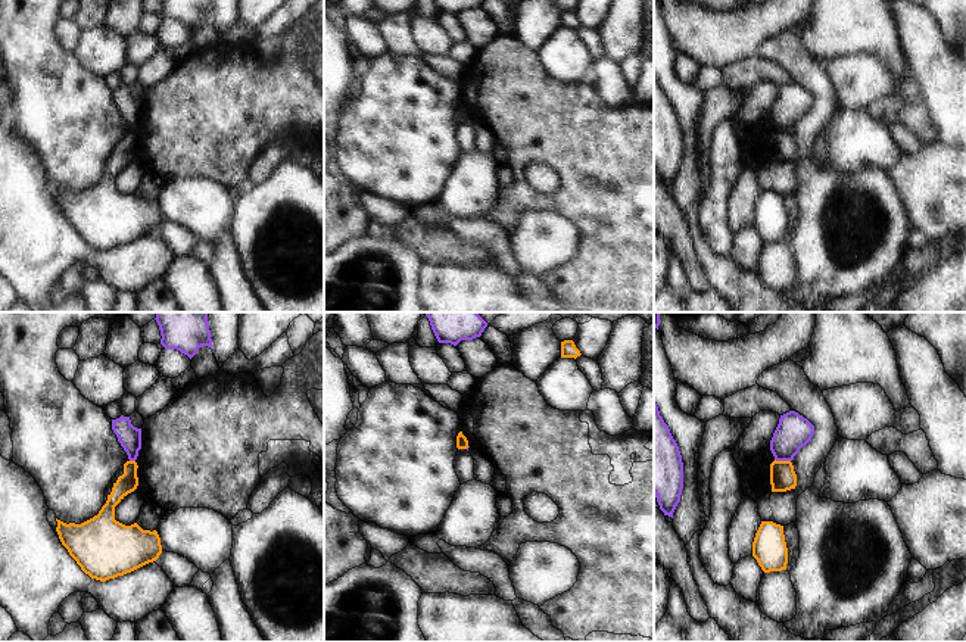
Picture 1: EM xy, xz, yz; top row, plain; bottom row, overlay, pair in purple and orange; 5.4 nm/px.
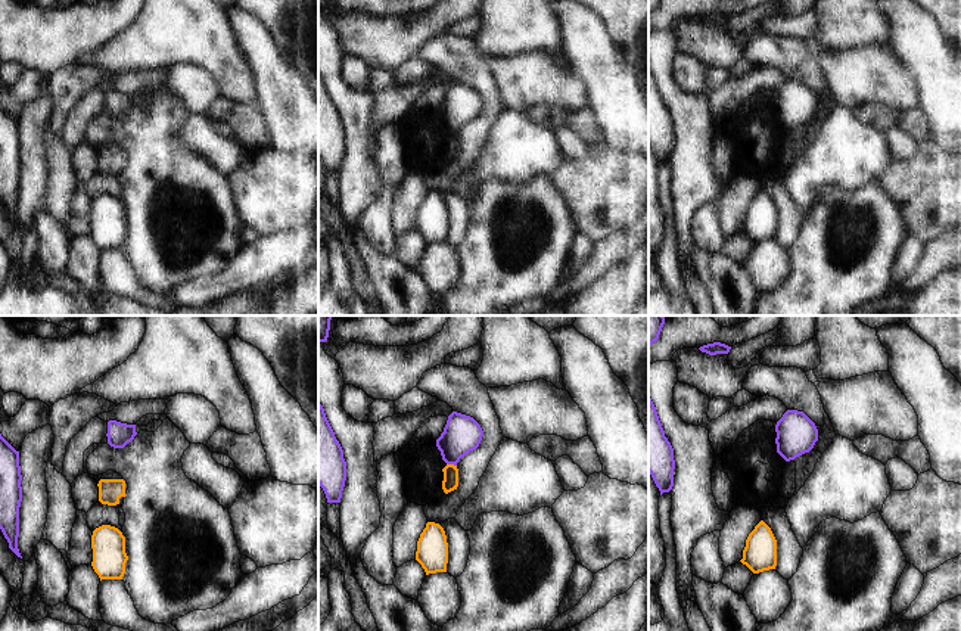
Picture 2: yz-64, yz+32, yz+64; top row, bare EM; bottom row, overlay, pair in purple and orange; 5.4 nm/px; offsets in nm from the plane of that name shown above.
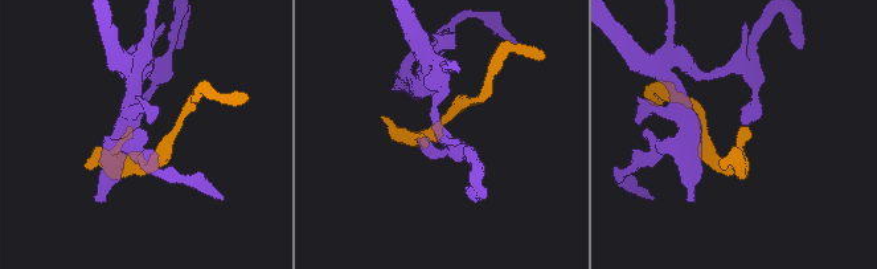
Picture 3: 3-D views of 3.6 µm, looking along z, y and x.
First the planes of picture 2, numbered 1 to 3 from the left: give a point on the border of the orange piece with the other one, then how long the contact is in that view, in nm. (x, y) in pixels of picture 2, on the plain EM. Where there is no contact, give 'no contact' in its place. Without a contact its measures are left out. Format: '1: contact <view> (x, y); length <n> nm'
1: no contact
2: contact yz+32 (451, 133); length 60 nm
3: no contact

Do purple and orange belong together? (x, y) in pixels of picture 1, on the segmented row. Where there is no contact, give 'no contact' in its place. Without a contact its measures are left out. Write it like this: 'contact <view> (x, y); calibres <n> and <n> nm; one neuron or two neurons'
contact yz (782, 460); calibres 190 and 140 nm; two neurons

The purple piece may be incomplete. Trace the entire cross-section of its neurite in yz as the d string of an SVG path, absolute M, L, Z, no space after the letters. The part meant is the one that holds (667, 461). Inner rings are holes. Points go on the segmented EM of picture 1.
M654 402L654 493L664 515L673 518L683 489L679 446Z

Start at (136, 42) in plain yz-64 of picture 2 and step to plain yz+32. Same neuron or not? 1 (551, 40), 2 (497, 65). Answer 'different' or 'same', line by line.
1: same
2: different

